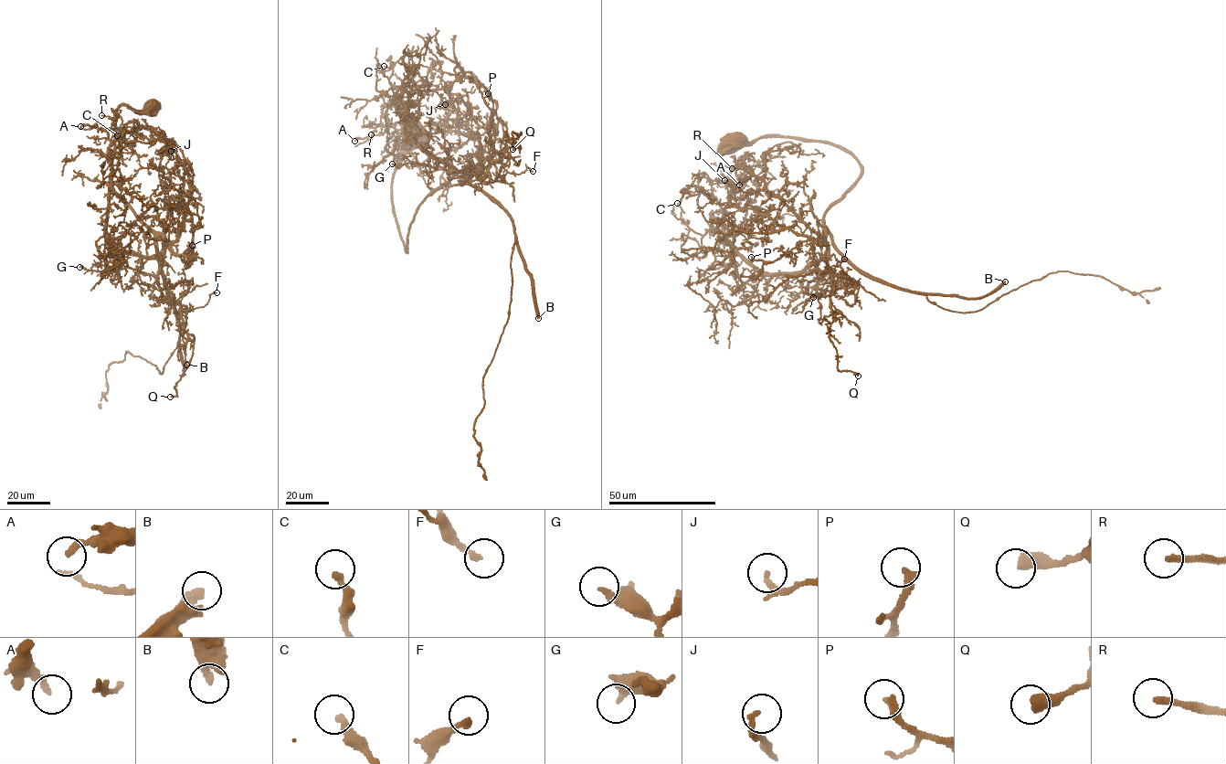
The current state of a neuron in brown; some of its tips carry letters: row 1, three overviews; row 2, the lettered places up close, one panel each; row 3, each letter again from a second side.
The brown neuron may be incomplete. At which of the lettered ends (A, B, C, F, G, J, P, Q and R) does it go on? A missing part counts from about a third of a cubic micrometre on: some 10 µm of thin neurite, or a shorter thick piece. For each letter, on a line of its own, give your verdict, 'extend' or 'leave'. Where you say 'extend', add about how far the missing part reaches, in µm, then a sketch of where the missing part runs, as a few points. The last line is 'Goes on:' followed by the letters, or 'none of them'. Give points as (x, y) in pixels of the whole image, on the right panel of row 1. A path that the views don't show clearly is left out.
A: leave
B: extend; missing 60 µm
C: leave
F: leave
G: leave
J: leave
P: extend; missing 10 µm; course (751, 257), (732, 254)
Q: leave
R: leave
Goes on: B, P

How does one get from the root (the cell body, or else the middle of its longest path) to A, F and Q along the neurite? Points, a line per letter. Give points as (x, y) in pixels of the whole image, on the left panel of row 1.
A: (153, 106), (120, 107), (109, 179), (162, 238), (156, 255), (109, 241), (110, 140), (80, 126)
F: (153, 106), (121, 105), (115, 115), (111, 189), (162, 238), (163, 297), (194, 309), (216, 292)
Q: (153, 106), (120, 107), (109, 179), (162, 238), (157, 282), (179, 305), (194, 342), (170, 397)

